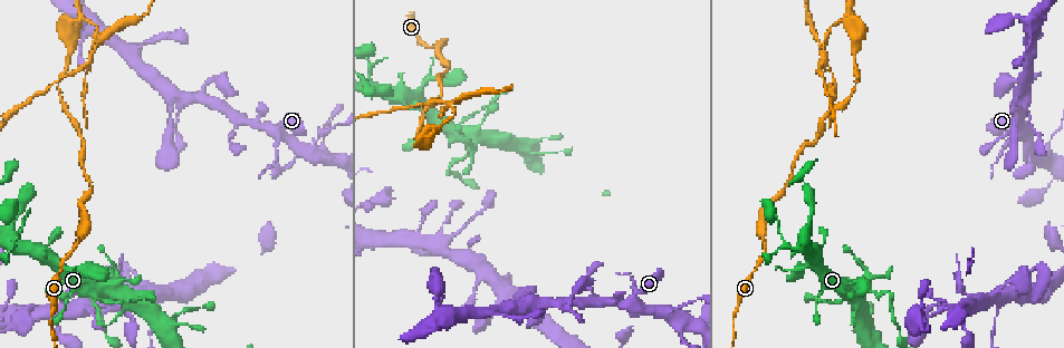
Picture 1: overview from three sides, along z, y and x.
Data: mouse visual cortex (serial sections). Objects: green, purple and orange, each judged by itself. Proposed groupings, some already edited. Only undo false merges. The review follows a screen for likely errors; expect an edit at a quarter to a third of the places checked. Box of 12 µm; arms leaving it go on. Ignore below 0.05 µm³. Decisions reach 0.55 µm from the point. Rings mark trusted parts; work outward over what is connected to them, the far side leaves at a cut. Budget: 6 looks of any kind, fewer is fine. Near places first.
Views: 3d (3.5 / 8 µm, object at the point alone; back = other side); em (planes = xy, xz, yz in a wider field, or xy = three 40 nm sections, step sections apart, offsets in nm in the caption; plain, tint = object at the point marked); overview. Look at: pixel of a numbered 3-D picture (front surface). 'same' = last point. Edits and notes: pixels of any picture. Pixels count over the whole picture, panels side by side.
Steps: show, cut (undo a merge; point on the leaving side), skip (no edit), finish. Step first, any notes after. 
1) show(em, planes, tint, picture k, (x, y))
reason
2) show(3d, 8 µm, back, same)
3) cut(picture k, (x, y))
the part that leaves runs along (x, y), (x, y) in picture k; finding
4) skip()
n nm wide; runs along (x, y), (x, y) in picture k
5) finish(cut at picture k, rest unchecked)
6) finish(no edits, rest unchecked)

show(3d, 3.5 µm, back, picture 1, (115, 291))
looks like a crossing

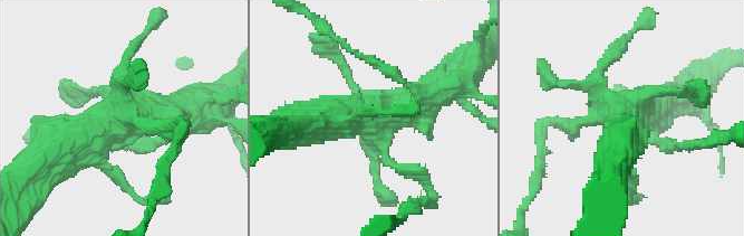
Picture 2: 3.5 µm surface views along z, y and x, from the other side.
show(em, planes, tint, picture 2, (127, 118))
now the EM

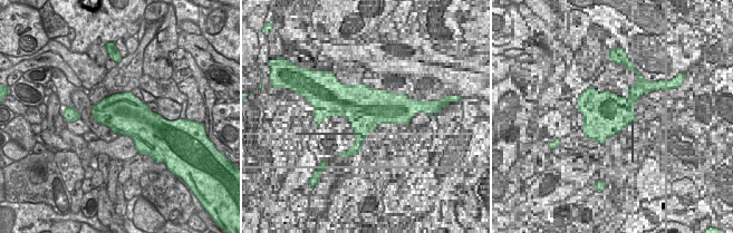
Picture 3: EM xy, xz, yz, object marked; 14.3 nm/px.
show(em, xy, step 5, tint, same)

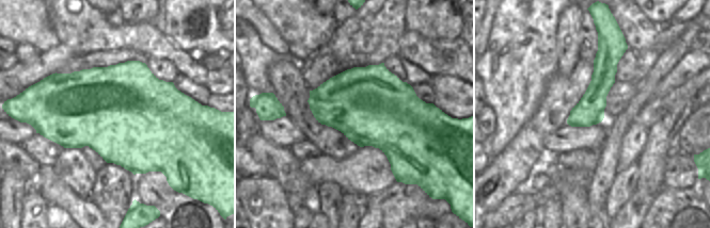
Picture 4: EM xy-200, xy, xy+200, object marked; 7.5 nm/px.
skip()
runs along (603, 47), (602, 81), (573, 124) in picture 4; all the same cell

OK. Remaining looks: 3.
show(3d, 8 µm, picture 1, (1030, 57))
branch point

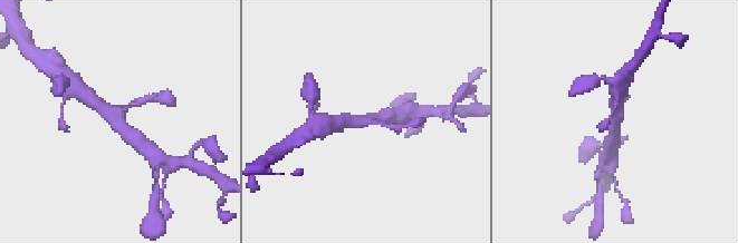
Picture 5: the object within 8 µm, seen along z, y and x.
show(em, xy, step 1, tint, picture 5, (613, 121))
3 arms; arms of 150, 400, 400 nm

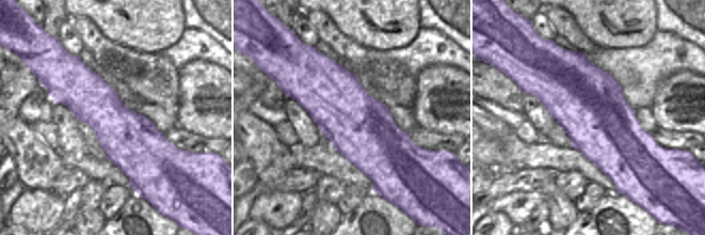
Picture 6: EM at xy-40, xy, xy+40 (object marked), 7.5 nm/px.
skip()
runs along (141, 142), (92, 99) in picture 5; continuous, no second cell

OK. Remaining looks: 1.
finish(no edits, rest unchecked)

